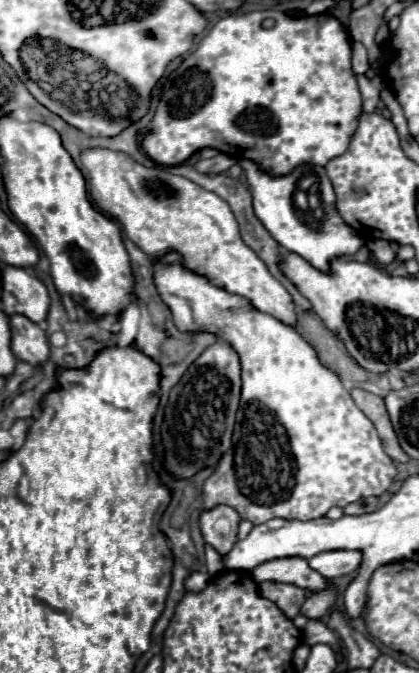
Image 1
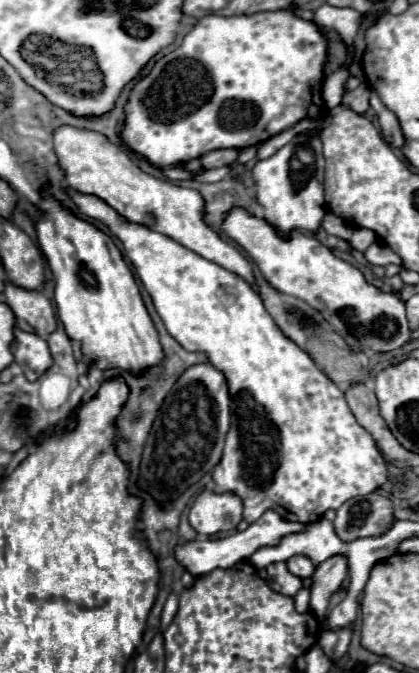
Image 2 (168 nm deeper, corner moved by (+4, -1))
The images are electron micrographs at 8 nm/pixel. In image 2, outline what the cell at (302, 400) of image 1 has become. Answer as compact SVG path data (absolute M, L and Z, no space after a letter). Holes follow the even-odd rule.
M75 194L73 200L85 216L101 220L115 236L119 236L145 290L151 294L167 332L189 352L205 352L207 360L227 376L231 394L231 428L227 432L223 458L213 470L215 494L231 492L239 496L245 508L243 518L249 524L259 520L267 510L277 512L285 520L313 524L323 518L325 510L337 510L349 498L371 494L385 484L387 464L371 434L355 420L345 394L315 366L305 350L281 332L265 310L263 300L245 280L201 258L169 236L125 222L113 208L107 208L107 204L95 196Z

